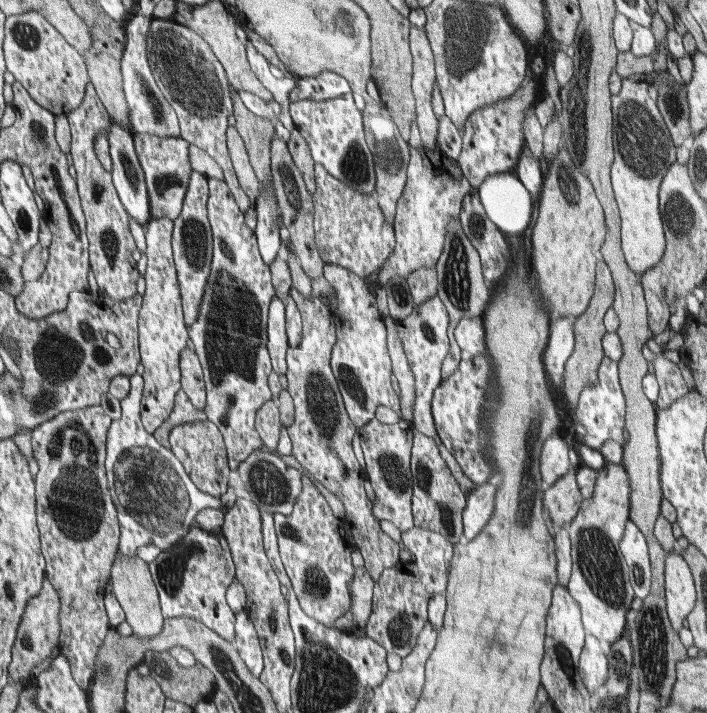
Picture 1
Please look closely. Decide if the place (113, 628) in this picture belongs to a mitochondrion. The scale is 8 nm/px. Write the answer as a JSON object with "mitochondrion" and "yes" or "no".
{"mitochondrion":"no"}

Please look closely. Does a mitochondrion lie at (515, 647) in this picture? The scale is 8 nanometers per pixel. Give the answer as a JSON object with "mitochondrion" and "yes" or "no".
{"mitochondrion":"no"}

